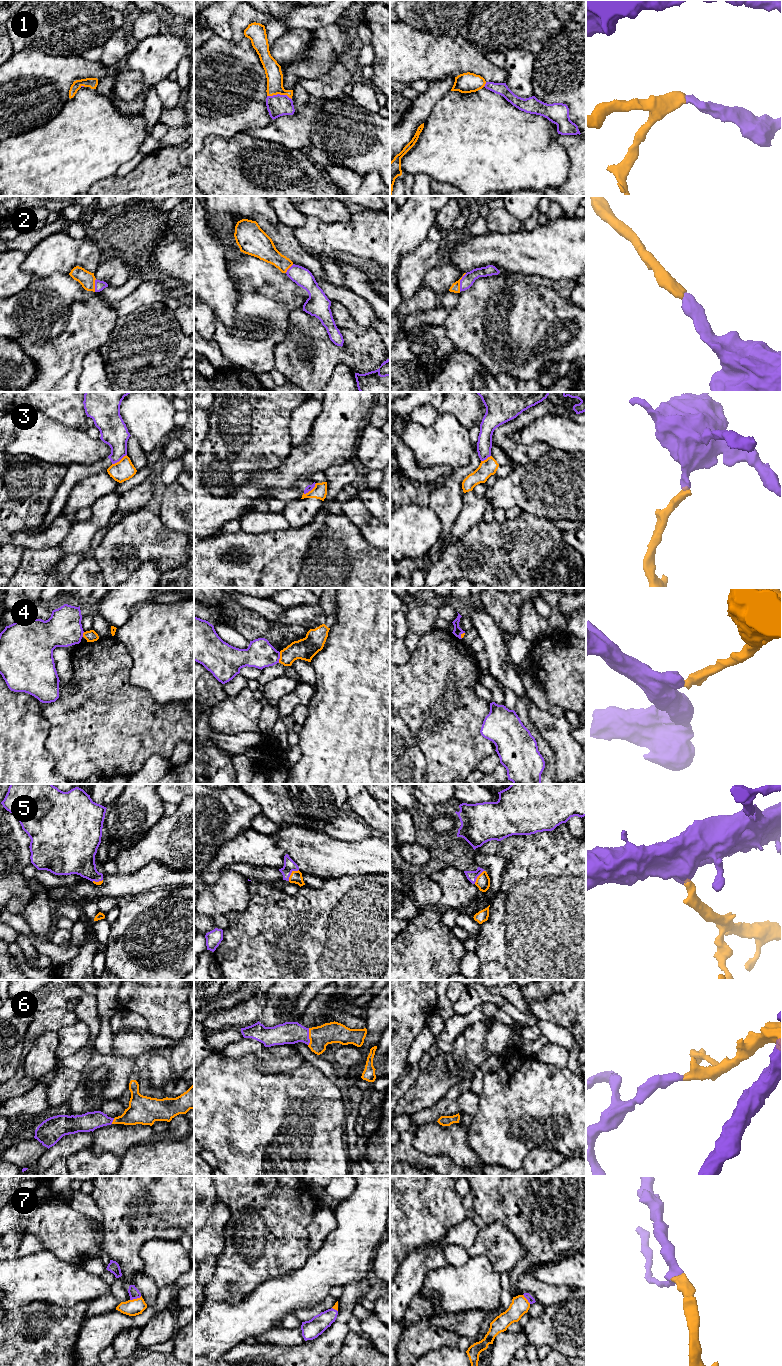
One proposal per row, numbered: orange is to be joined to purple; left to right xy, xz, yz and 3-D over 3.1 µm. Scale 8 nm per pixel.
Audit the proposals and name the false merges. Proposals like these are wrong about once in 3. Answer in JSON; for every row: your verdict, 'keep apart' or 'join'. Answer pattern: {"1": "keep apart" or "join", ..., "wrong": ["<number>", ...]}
{"1": "join", "2": "join", "3": "keep apart", "4": "keep apart", "5": "join", "6": "join", "7": "join", "wrong": ["3", "4"]}

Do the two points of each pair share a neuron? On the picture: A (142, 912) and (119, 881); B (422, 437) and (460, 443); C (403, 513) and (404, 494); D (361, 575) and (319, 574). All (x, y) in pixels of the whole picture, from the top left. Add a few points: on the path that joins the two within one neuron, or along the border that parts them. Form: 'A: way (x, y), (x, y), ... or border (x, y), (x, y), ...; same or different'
A: border (153, 888), (137, 895), (123, 896), (119, 899); different
B: way (431, 443), (451, 443); same
C: border (427, 505), (402, 504), (400, 506); different
D: way (351, 575), (329, 574); same

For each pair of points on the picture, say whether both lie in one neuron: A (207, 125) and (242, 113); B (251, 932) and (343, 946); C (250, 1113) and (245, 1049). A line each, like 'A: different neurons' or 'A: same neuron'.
A: same neuron
B: same neuron
C: different neurons

